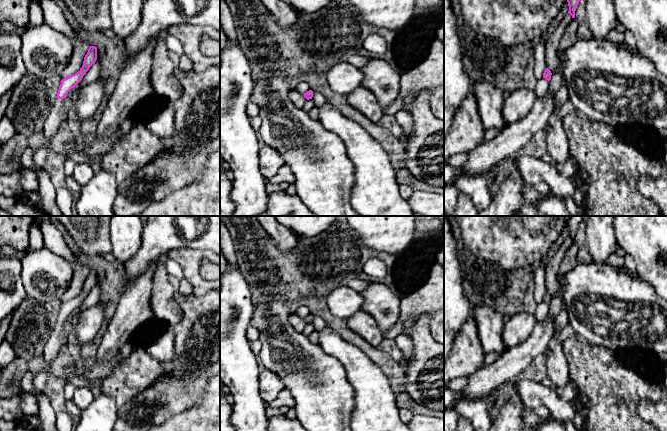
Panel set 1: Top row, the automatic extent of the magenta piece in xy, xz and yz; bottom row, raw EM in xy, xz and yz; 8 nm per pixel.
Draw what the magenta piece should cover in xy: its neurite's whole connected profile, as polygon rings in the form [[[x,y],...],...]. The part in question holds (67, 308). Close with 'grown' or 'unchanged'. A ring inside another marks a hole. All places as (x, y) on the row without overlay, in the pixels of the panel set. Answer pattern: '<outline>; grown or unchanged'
[[[90,270],[84,281],[82,292],[77,297],[61,304],[61,308],[56,323],[52,328],[49,341],[43,349],[43,357],[46,362],[46,366],[39,374],[34,376],[33,379],[33,385],[37,391],[43,392],[47,383],[47,372],[50,370],[51,363],[57,356],[60,347],[66,344],[64,326],[68,316],[82,304],[83,300],[96,286],[96,284],[97,271]]]; grown

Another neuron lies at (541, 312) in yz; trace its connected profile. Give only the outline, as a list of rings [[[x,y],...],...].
[[[545,302],[537,304],[534,314],[537,321],[543,321],[549,315],[549,305]]]

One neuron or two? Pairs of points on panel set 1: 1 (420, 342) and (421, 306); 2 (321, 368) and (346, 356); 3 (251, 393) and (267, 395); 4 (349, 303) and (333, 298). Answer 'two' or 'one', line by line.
1: two
2: two
3: two
4: one

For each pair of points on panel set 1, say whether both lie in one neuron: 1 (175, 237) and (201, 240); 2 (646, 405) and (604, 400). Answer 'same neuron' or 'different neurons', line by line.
1: same neuron
2: different neurons

